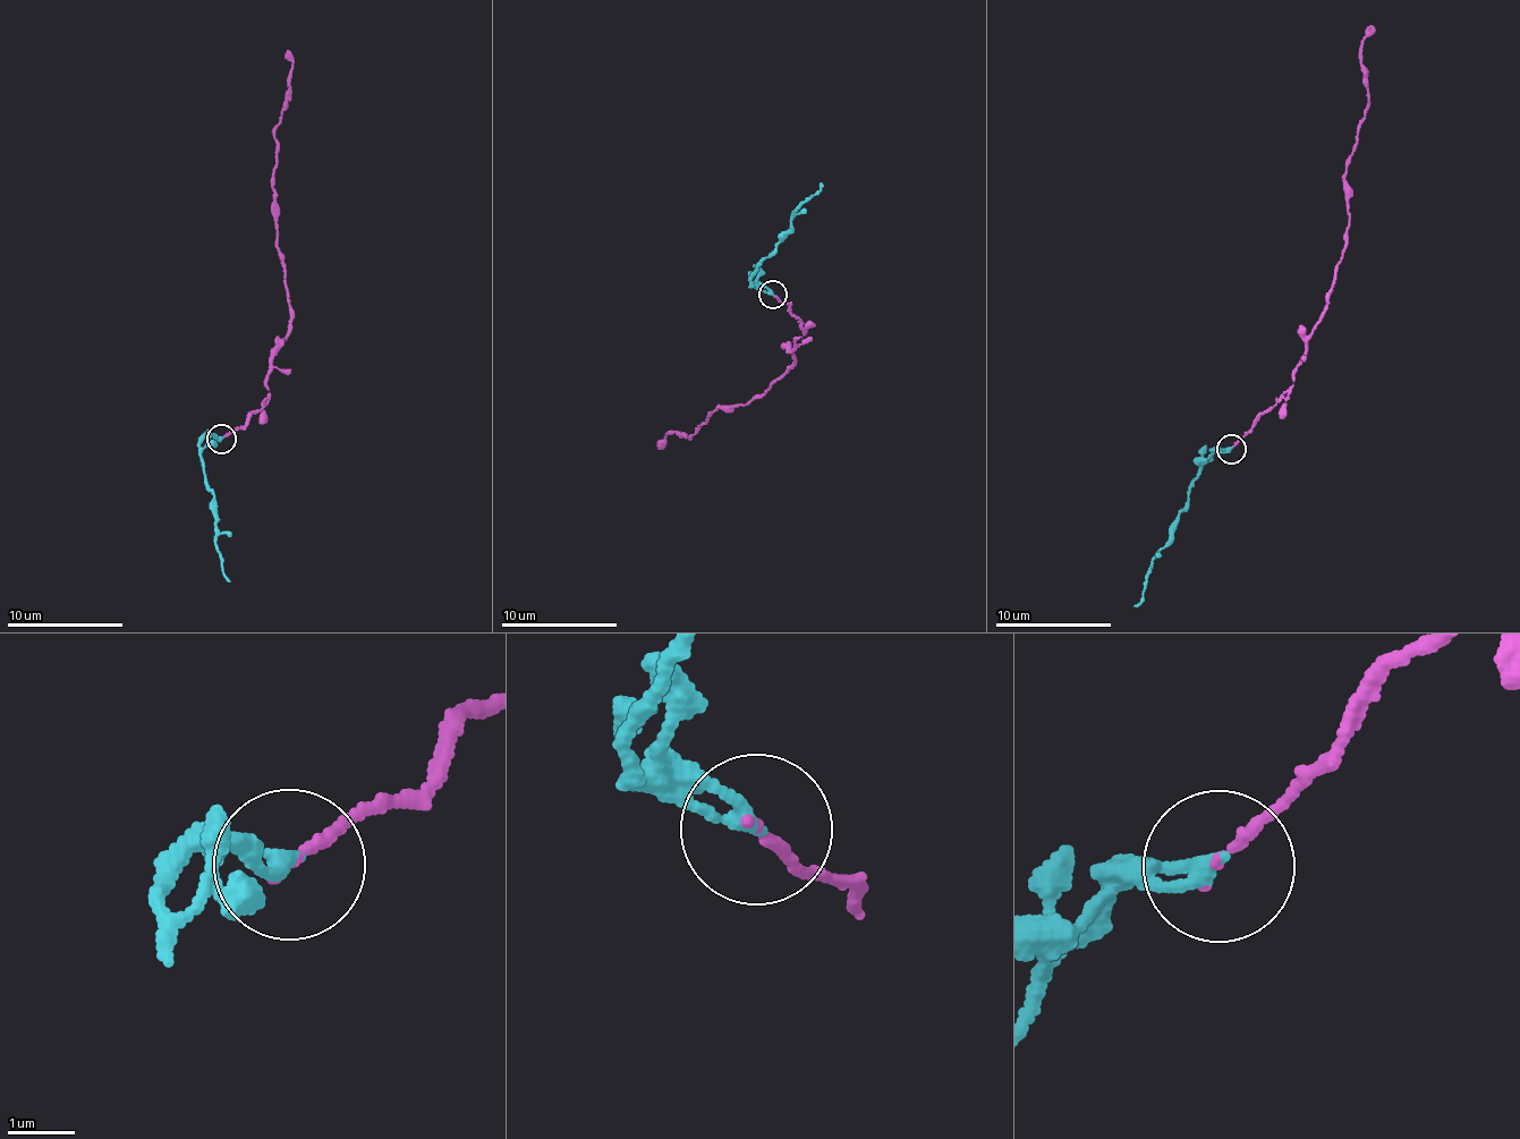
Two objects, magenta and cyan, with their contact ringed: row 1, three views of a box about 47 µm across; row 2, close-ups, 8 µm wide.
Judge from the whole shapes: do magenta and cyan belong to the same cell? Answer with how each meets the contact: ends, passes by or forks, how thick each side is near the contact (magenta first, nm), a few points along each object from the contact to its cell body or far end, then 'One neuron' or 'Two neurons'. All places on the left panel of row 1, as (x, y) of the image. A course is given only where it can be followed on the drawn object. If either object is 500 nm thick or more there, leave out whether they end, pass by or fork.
At the ring magenta ends. At the ring cyan ends. Thickness 130 nm (magenta) against 240 nm. Course of magenta: (221, 439), (268, 397), (271, 354), (288, 325), (272, 178), (289, 86), (288, 52). Course of cyan: (221, 439), (210, 435), (201, 460), (205, 485), (213, 496), (214, 533), (223, 575), (229, 581). One neuron

